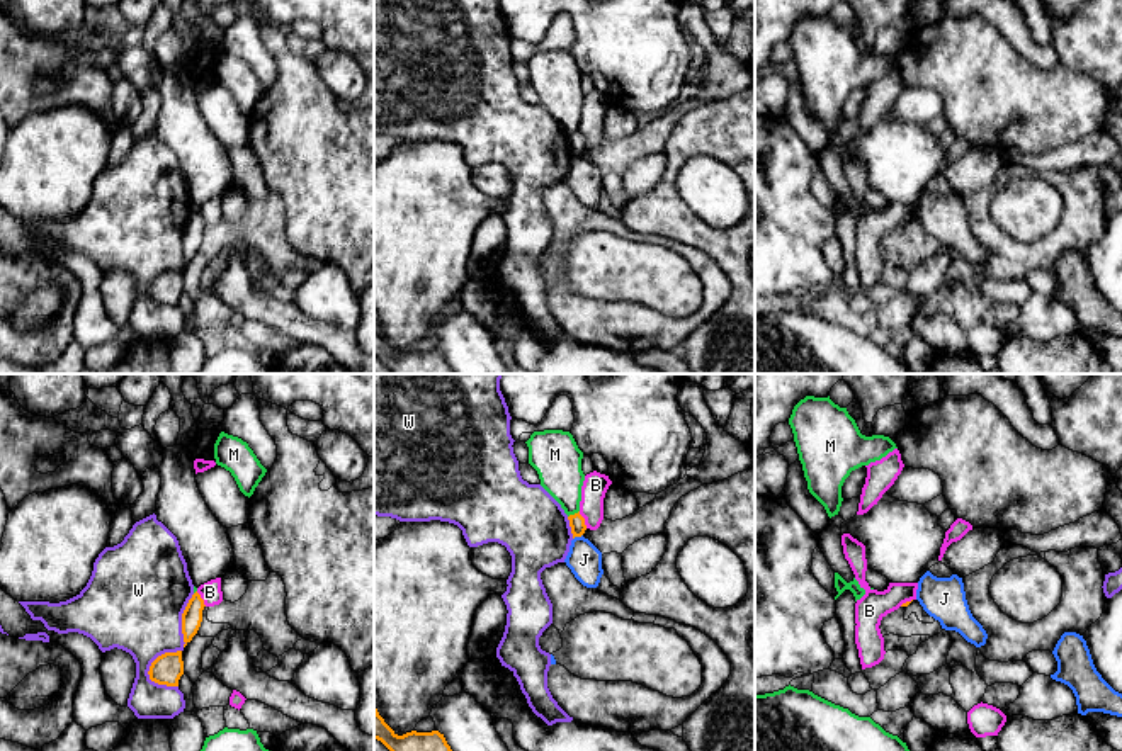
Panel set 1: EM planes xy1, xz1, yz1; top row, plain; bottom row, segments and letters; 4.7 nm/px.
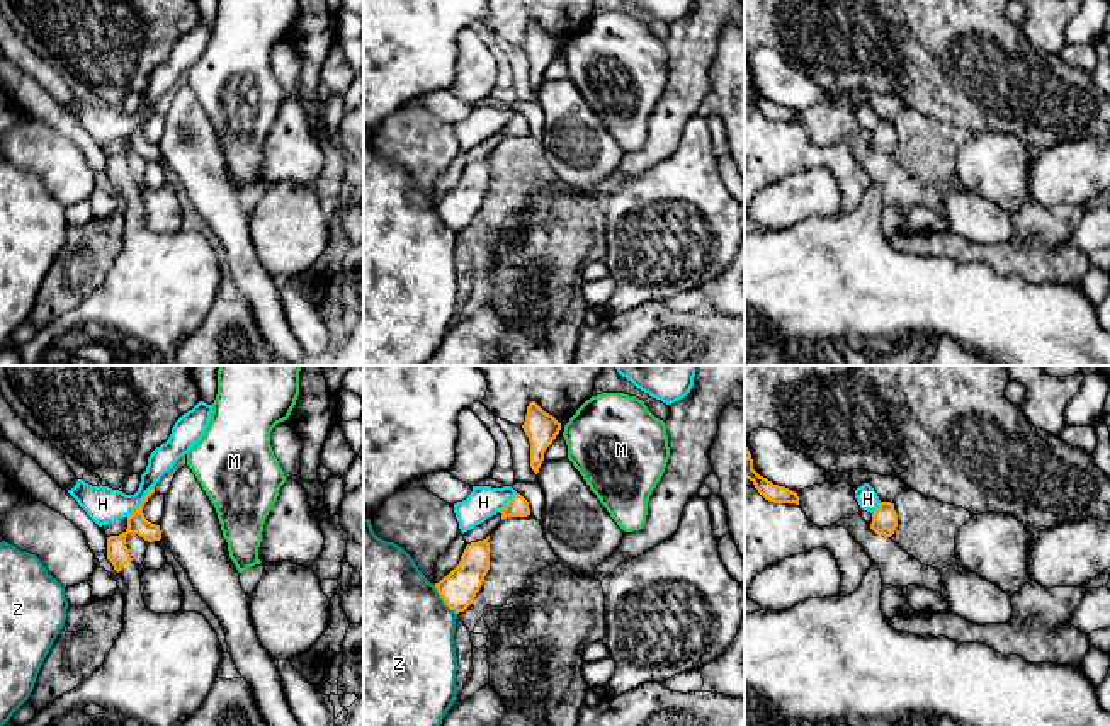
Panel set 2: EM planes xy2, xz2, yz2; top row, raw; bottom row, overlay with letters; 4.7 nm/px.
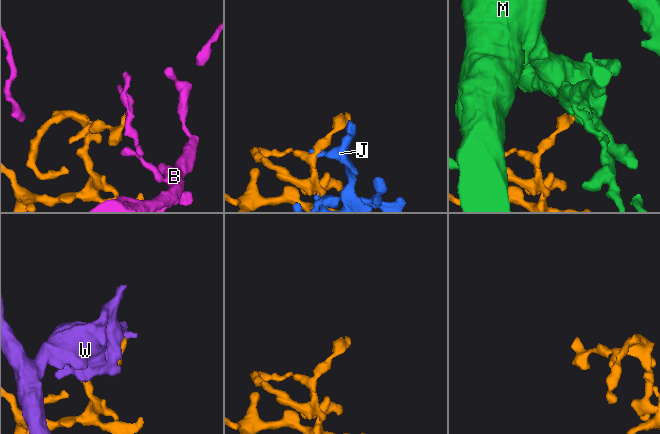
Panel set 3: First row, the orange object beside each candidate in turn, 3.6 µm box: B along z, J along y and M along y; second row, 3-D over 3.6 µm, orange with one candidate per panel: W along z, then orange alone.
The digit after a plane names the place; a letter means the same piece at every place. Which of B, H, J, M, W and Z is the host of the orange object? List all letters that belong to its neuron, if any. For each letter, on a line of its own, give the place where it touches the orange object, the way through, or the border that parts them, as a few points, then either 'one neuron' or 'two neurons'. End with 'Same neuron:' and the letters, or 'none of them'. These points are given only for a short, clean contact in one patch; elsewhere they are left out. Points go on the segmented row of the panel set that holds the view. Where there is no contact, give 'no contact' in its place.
B: meets orange in xz1 at (583, 520); border along xz1 (578, 512), (587, 527); two neurons
H: meets orange in xy2 at (143, 500); two neurons
J: meets orange in xz1 at (577, 536); two neurons
M: meets orange in xz1 at (575, 513); two neurons
W: meets orange in xy1 at (158, 656); two neurons
Z: meets orange in xz2 at (442, 599); two neurons
Same neuron: none of them

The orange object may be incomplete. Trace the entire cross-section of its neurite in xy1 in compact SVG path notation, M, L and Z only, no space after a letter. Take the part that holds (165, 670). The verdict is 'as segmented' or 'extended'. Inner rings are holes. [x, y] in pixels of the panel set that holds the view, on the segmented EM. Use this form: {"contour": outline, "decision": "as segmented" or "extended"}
{"contour": "M182 651L158 656L151 663L148 675L158 685L178 686L178 680L184 675Z", "decision": "as segmented"}

